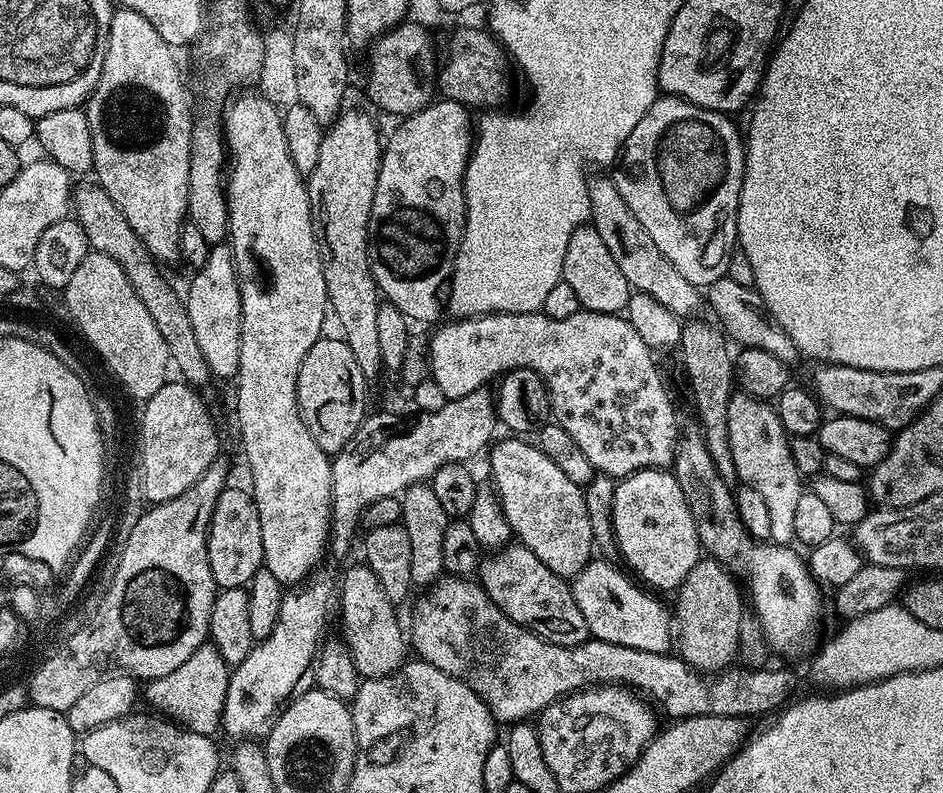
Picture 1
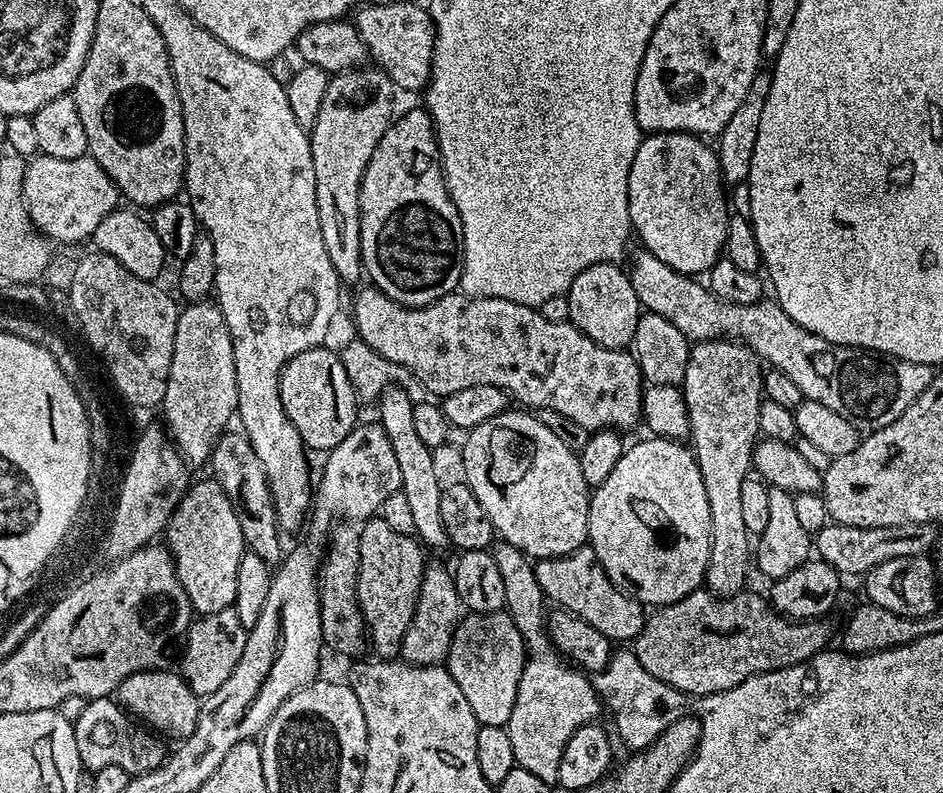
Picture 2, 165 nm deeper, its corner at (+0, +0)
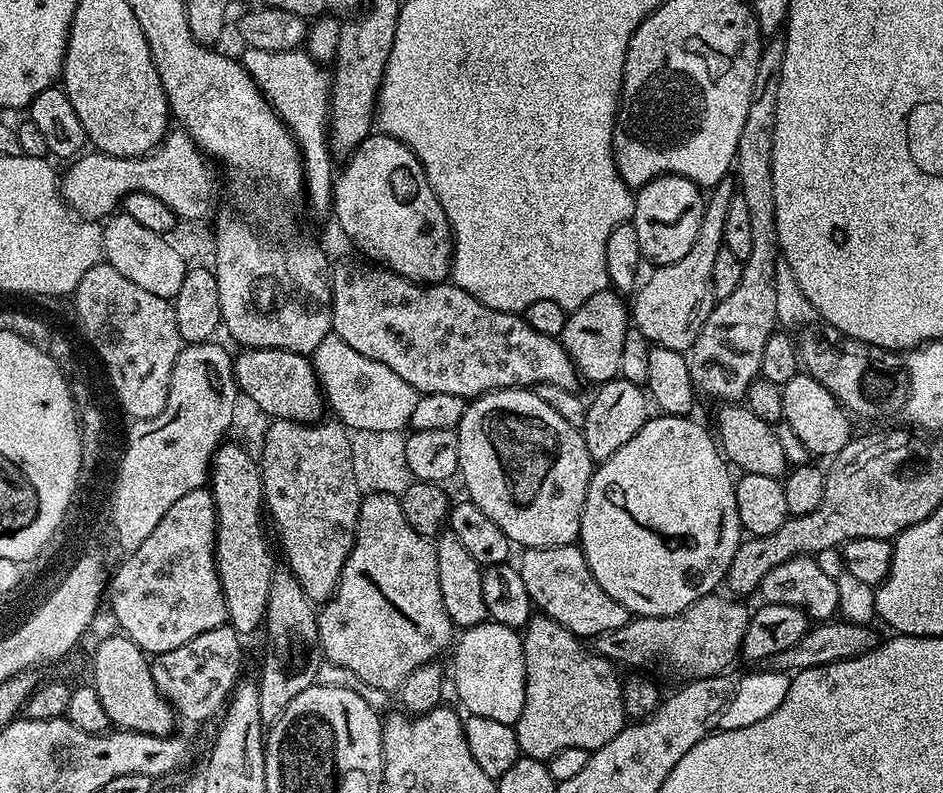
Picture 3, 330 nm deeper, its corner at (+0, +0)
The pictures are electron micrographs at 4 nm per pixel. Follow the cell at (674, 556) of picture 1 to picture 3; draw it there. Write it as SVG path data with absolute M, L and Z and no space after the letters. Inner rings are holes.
M656 414L649 418L642 426L642 430L638 430L638 434L634 434L634 438L630 438L630 442L626 442L626 446L622 446L622 450L610 454L610 458L603 461L593 471L588 483L588 493L580 519L578 546L584 551L584 557L598 582L598 586L602 586L602 590L606 590L606 594L610 594L610 598L622 602L622 606L626 606L629 613L636 616L673 616L686 610L691 604L701 600L702 597L713 595L719 589L716 587L719 584L721 587L725 583L728 567L742 539L736 486L734 476L731 474L733 475L730 471L730 465L725 460L723 452L720 451L720 445L714 439L713 433L709 429L707 432L696 421L696 418L665 416L663 414Z

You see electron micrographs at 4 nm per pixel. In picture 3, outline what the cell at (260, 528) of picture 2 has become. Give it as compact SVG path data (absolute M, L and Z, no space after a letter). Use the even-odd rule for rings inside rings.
M277 567L270 578L268 609L263 627L268 628L268 657L260 664L258 675L258 714L262 714L265 726L271 726L277 718L302 694L302 690L316 684L315 675L322 661L318 642L317 609L306 598L298 578L294 578L287 567Z

